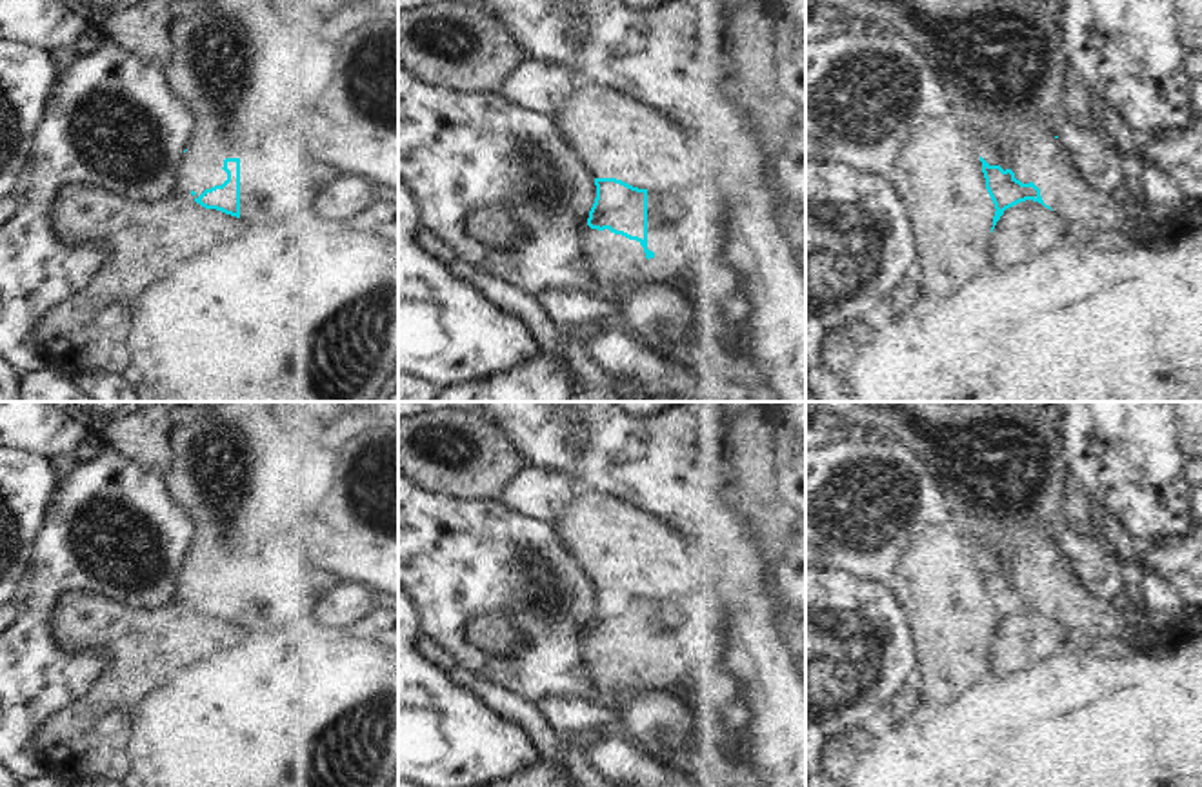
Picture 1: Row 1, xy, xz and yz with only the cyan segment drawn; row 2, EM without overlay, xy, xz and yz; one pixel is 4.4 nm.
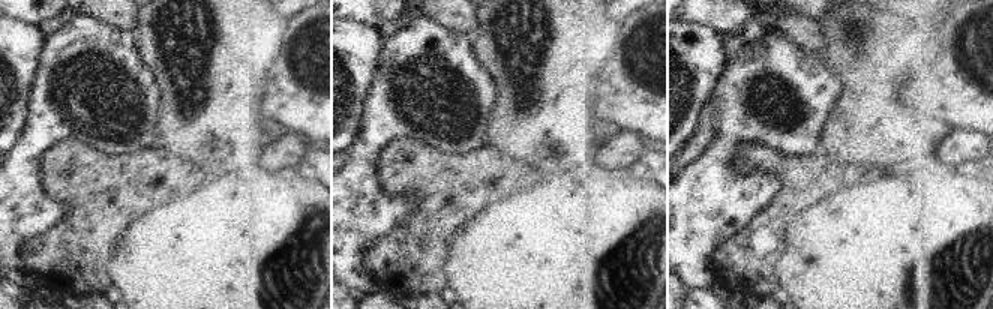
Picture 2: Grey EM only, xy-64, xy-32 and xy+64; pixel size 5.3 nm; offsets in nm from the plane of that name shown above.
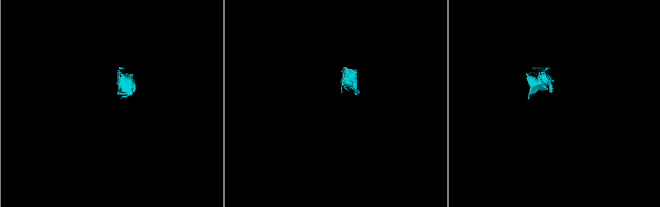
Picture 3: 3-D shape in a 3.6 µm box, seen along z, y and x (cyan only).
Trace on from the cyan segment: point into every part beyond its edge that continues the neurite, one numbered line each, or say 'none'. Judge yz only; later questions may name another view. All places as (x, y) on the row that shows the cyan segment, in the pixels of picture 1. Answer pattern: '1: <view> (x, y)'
1: yz (939, 177)
2: yz (1068, 193)

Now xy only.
1: xy (191, 177)

